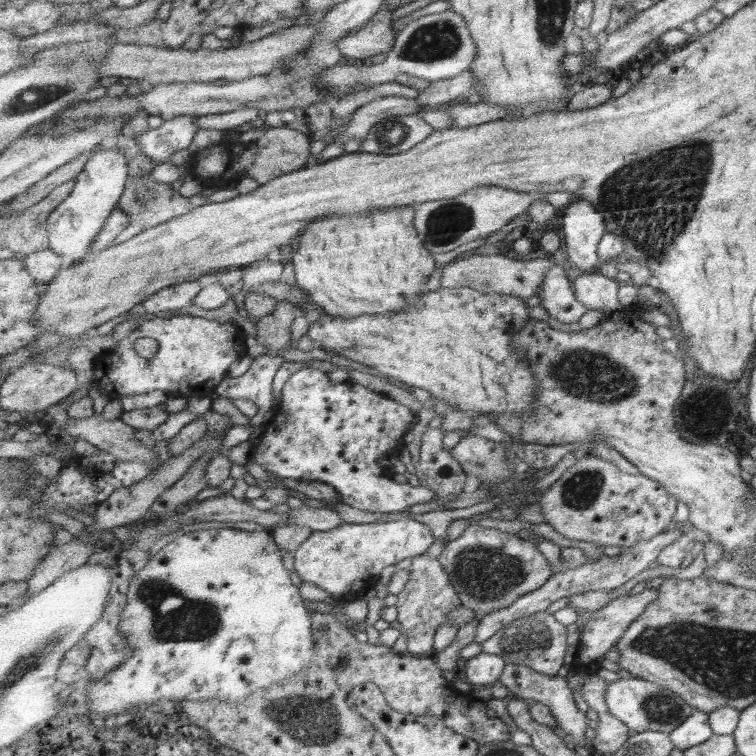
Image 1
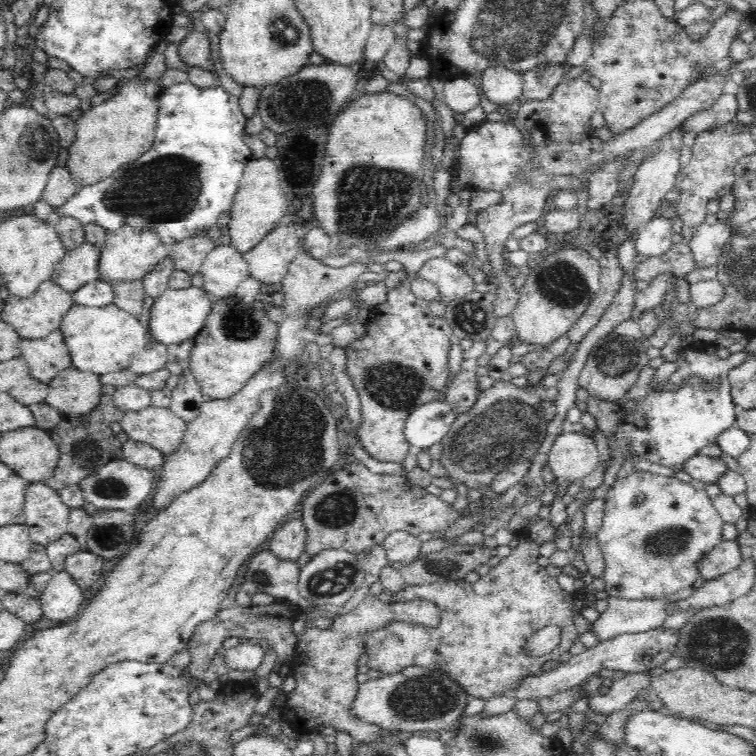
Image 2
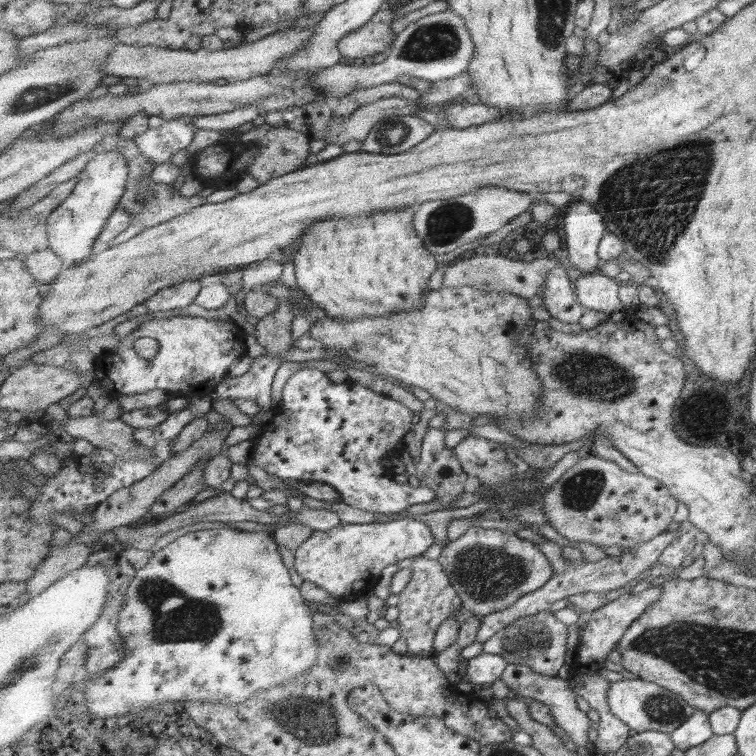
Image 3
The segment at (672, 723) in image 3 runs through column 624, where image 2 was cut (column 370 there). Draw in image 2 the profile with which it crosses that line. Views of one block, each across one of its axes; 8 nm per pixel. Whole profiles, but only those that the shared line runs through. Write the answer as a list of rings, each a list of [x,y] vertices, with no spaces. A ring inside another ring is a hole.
[[[414,665],[362,683],[352,713],[387,730],[407,733],[424,731],[427,735],[436,735],[460,718],[471,697],[464,685],[452,679],[442,667]]]

